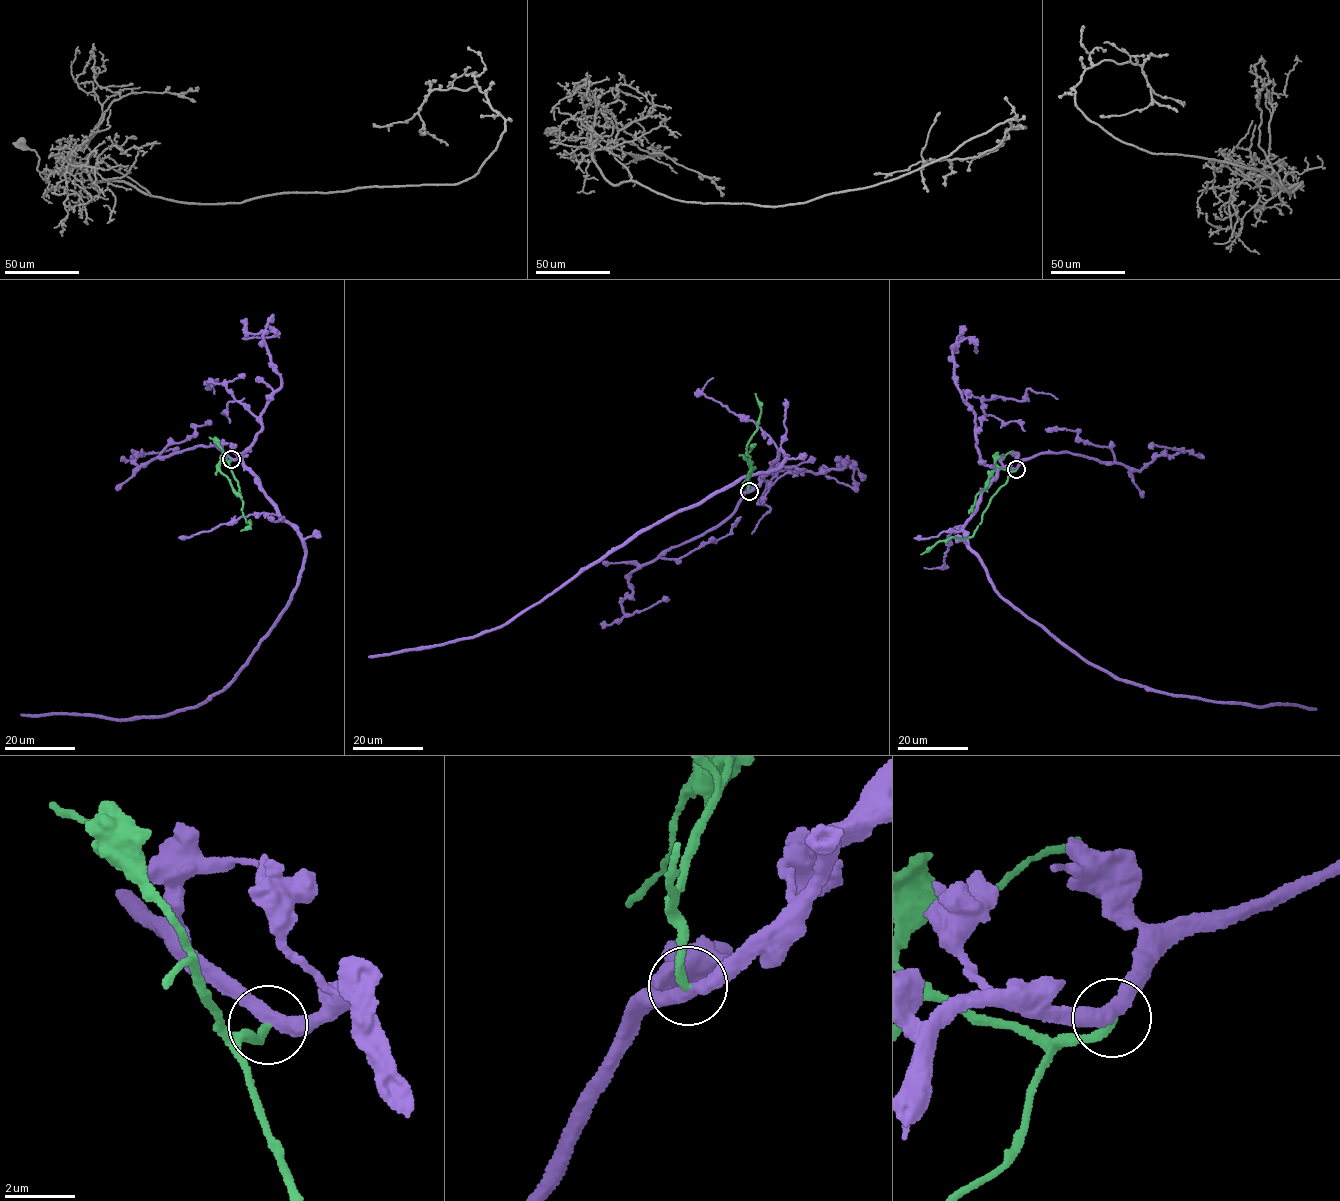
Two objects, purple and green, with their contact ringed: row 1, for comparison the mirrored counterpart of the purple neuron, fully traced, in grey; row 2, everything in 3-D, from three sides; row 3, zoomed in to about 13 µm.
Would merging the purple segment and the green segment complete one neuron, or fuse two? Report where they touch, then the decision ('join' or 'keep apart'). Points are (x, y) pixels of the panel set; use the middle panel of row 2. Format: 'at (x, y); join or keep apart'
at (749, 491); keep apart

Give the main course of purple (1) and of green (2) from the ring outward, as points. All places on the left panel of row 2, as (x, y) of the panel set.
1: (231, 460), (253, 474), (305, 555), (284, 609), (245, 664), (202, 702), (156, 717), (21, 714)
2: (231, 460), (228, 462), (242, 502), (241, 510), (245, 521), (248, 523), (250, 520), (240, 530)

